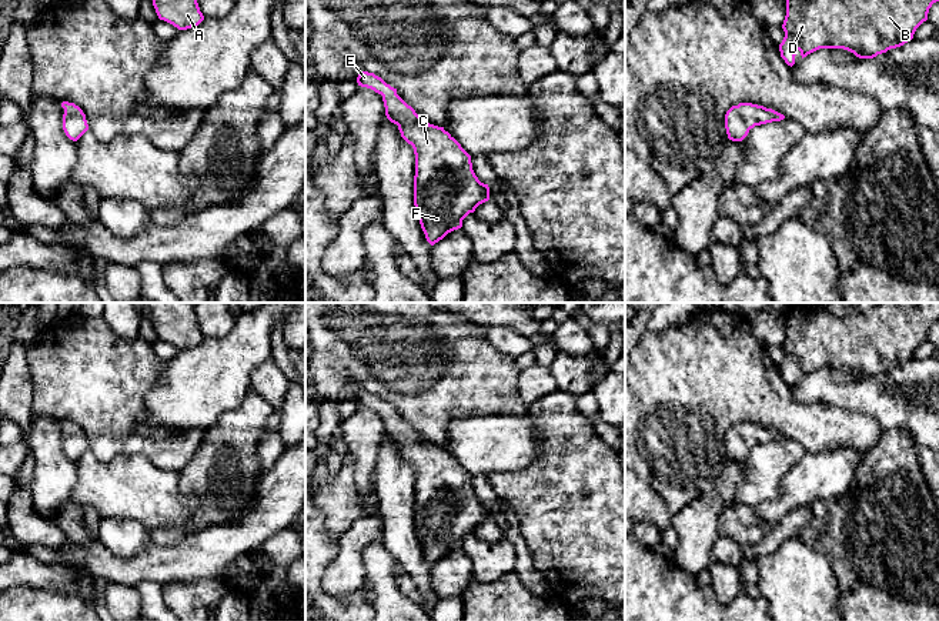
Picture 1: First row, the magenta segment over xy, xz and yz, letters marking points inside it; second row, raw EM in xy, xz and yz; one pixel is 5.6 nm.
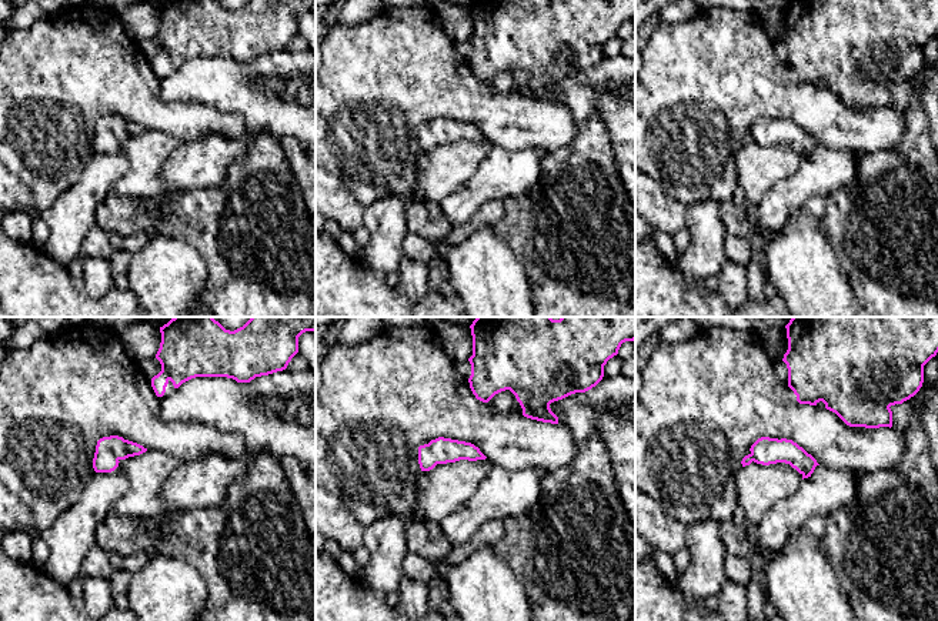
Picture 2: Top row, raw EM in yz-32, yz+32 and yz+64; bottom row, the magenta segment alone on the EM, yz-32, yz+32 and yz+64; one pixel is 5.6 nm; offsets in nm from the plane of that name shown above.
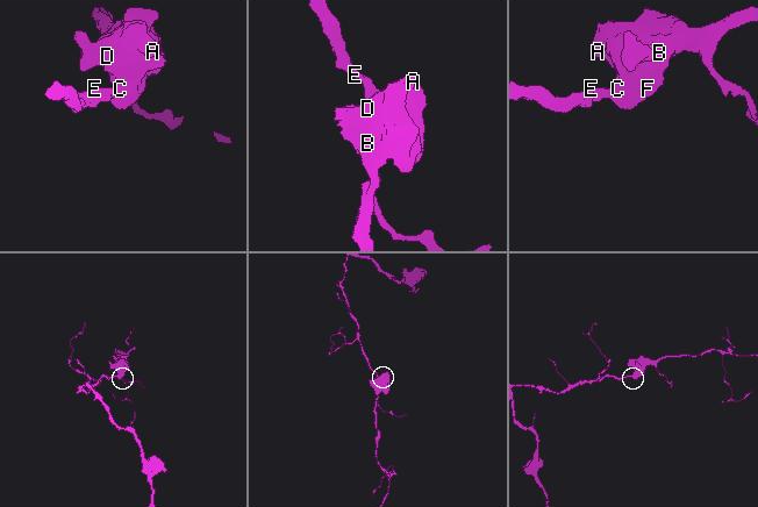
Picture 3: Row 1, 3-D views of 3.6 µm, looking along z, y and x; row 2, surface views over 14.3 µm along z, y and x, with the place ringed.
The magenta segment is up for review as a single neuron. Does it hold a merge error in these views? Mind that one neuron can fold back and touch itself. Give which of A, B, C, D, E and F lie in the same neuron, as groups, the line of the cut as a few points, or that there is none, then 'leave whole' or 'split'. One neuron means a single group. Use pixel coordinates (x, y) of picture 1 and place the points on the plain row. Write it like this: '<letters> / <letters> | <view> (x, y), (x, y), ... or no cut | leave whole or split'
A B C D E F | no cut | leave whole

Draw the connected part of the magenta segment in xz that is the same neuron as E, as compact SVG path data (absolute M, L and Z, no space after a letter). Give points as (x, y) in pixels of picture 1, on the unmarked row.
M361 391L357 397L361 407L382 415L387 438L398 445L401 457L412 465L415 474L414 525L427 561L434 565L448 552L462 547L462 540L489 520L489 507L478 500L472 490L471 475L444 450L422 440L415 430L374 393Z

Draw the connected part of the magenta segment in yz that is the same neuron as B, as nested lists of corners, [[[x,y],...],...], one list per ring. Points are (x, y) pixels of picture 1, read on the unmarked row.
[[[789,303],[783,311],[786,335],[782,344],[785,357],[779,364],[781,377],[795,384],[796,371],[802,378],[819,368],[843,368],[859,378],[873,378],[913,358],[916,348],[928,340],[929,328],[939,321],[939,303],[878,303],[861,313],[852,303]]]

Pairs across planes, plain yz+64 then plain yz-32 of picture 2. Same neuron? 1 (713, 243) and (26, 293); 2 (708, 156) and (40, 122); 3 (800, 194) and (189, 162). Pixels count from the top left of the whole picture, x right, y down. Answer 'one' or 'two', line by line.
1: two
2: one
3: one

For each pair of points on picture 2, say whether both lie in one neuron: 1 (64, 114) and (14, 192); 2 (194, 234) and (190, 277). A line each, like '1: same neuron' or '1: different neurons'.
1: different neurons
2: different neurons

